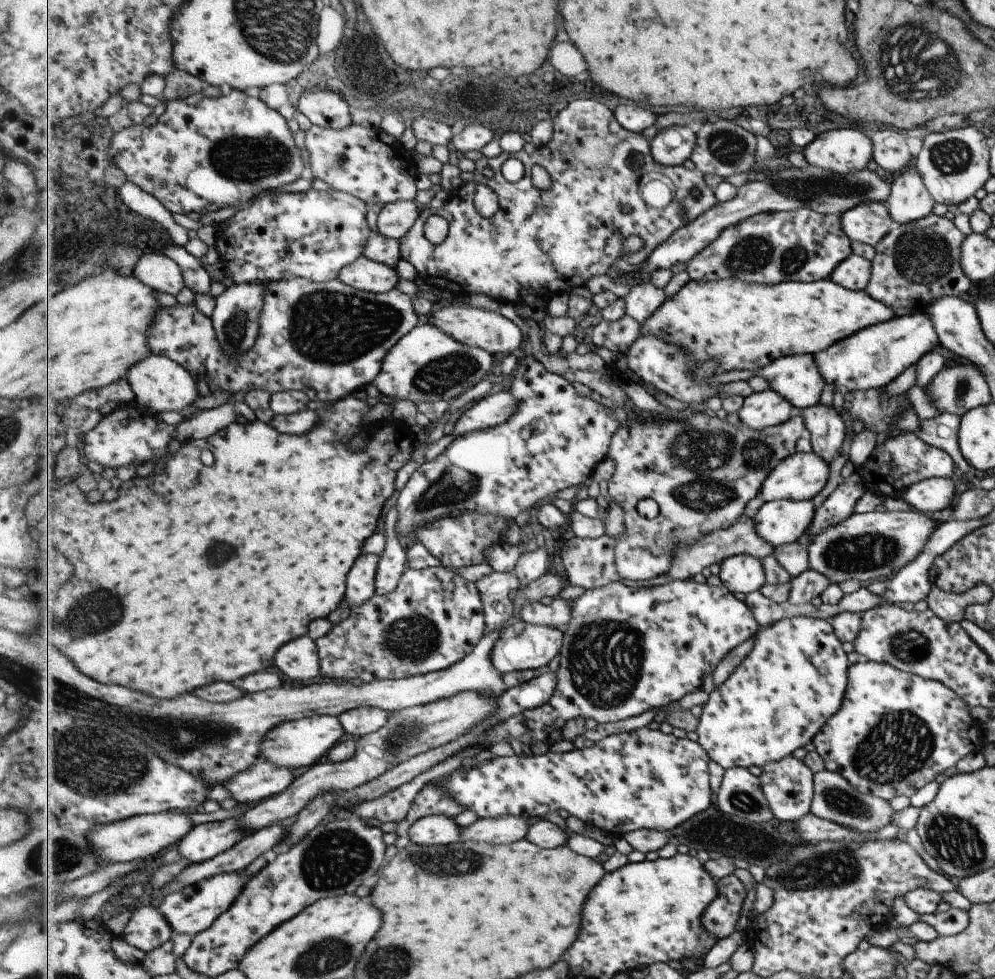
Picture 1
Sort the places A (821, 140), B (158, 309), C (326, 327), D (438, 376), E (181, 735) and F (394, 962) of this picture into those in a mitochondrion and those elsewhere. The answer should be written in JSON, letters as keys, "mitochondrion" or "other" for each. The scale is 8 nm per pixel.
{"A":"other","B":"other","C":"mitochondrion","D":"mitochondrion","E":"mitochondrion","F":"mitochondrion"}

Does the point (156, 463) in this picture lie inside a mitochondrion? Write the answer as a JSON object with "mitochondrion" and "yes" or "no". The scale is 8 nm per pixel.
{"mitochondrion":"no"}

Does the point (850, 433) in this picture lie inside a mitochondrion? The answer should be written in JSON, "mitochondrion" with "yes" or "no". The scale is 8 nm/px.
{"mitochondrion":"no"}

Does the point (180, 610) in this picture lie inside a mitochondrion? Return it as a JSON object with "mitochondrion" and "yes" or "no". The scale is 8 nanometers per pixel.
{"mitochondrion":"no"}

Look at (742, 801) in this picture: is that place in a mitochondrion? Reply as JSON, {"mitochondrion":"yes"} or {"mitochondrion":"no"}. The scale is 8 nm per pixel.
{"mitochondrion":"yes"}

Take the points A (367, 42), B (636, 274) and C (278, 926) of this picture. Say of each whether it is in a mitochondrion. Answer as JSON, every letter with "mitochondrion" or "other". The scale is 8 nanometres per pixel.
{"A":"other","B":"other","C":"other"}

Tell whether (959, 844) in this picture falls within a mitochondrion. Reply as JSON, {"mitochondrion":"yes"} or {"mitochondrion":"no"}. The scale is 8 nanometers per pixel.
{"mitochondrion":"yes"}

